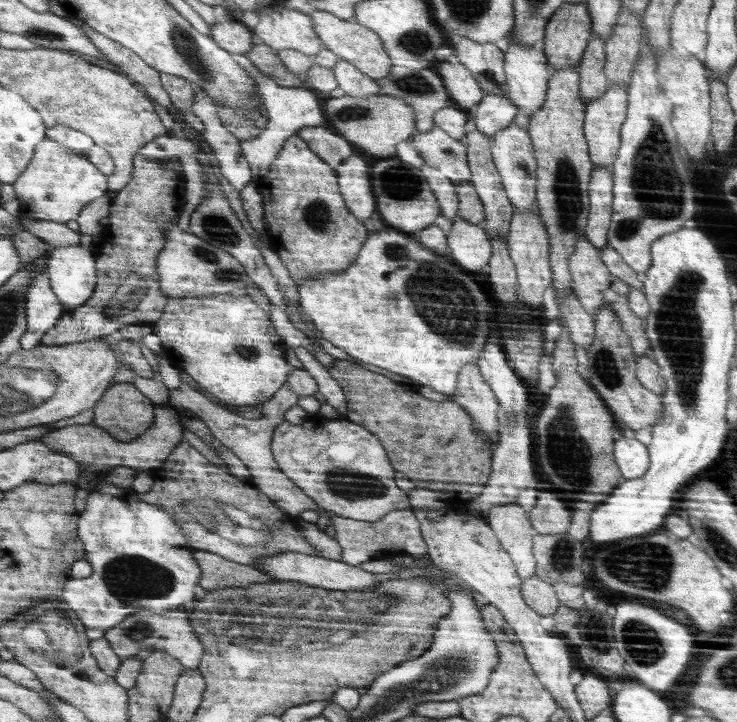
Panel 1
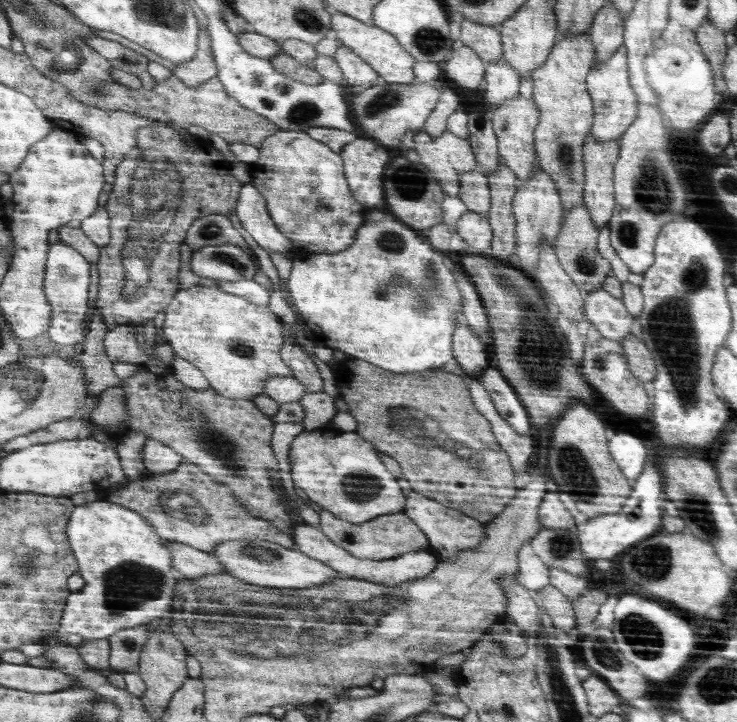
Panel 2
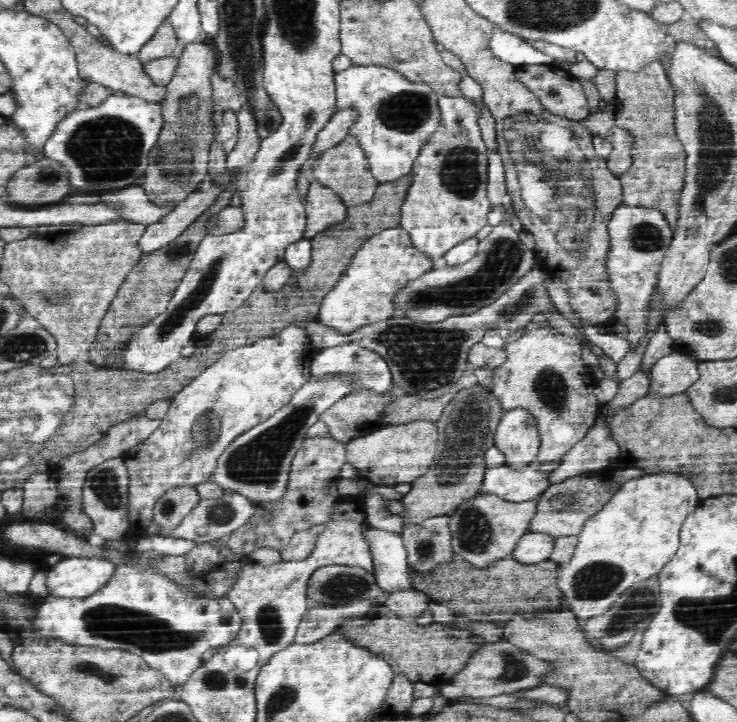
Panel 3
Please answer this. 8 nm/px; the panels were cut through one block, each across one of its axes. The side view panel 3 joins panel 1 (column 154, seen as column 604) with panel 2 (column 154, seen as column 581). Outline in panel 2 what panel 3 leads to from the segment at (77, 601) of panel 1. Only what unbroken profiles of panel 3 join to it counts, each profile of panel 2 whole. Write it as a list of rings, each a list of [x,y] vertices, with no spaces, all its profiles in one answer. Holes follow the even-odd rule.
[[[101,501],[86,503],[75,506],[71,512],[67,536],[79,562],[78,574],[84,579],[84,586],[78,592],[71,592],[67,599],[59,632],[77,635],[82,641],[109,639],[124,628],[156,622],[171,612],[180,573],[173,566],[172,552],[168,552],[168,546],[147,517],[120,504]]]

